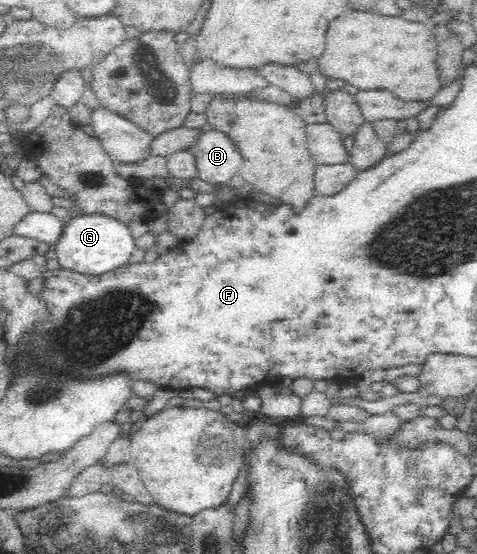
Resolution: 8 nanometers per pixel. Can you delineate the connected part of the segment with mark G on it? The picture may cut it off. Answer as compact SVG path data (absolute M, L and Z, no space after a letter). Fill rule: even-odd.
M86 213L68 220L63 237L59 239L55 248L56 258L61 267L81 275L98 276L128 264L133 251L137 249L137 243L127 223L105 214Z

